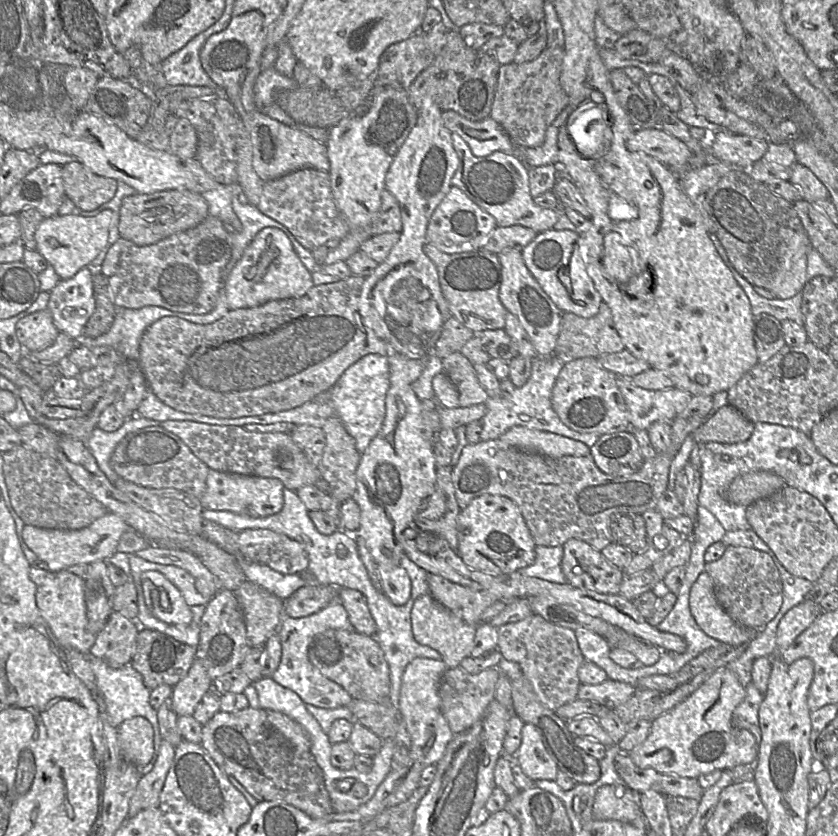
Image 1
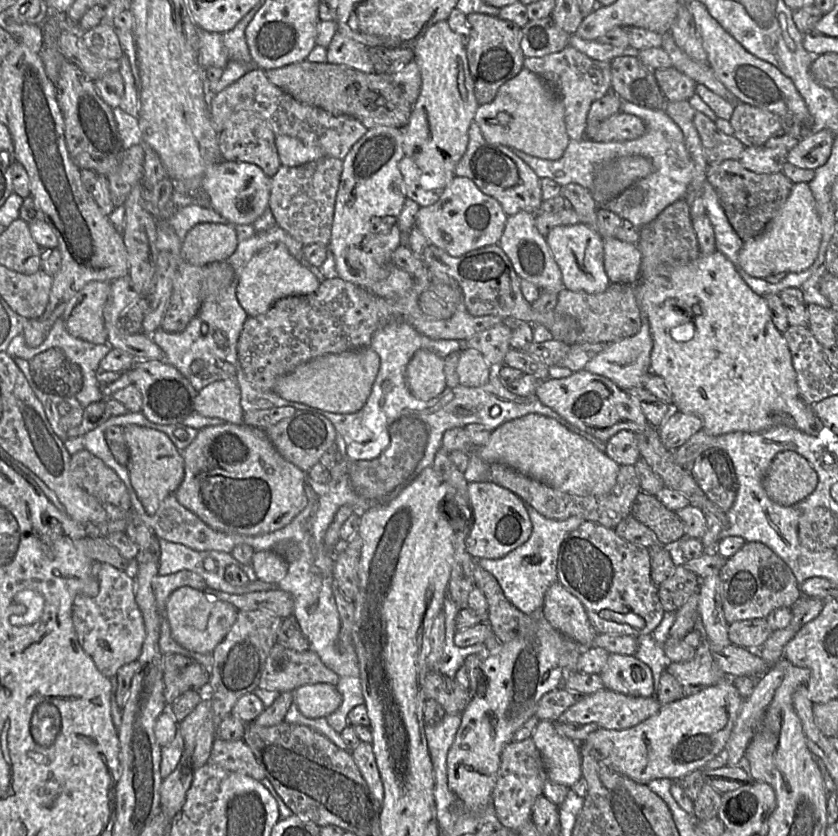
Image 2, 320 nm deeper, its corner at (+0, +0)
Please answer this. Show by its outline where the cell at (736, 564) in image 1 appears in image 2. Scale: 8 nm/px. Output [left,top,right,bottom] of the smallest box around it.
[719,542,802,621]

